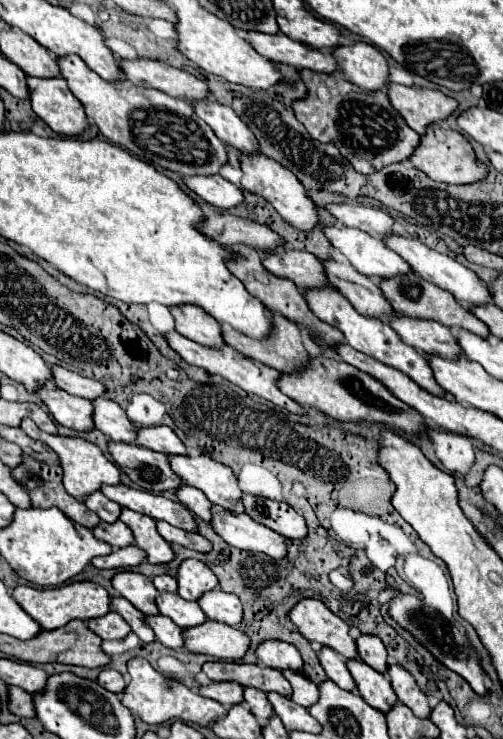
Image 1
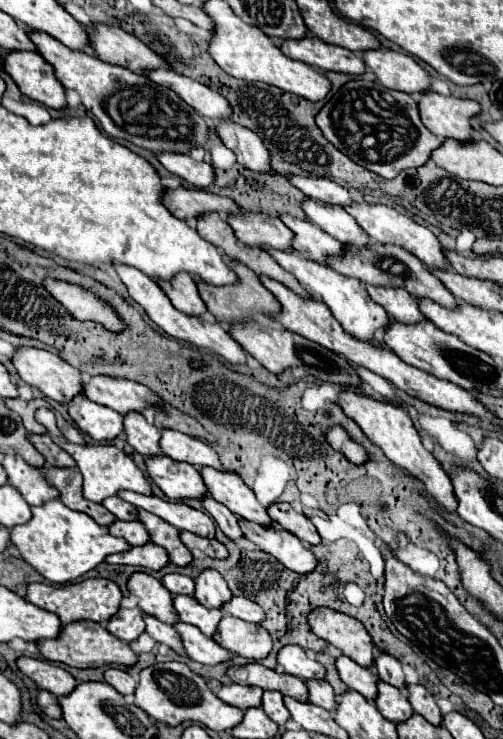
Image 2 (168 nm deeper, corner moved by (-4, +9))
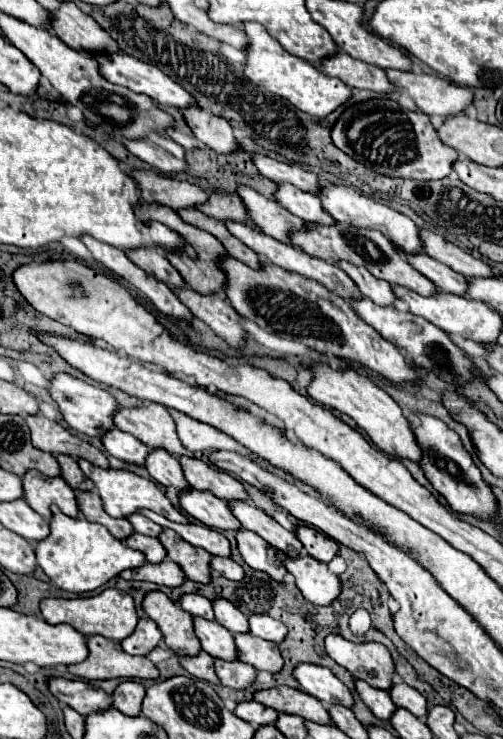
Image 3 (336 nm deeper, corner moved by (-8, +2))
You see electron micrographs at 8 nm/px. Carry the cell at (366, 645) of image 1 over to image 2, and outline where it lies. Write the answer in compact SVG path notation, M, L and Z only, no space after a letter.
M381 653L381 655L375 659L375 669L377 669L379 679L381 679L383 683L389 683L389 685L393 685L393 687L397 687L397 689L405 689L405 687L407 687L407 683L405 683L405 673L403 673L403 665L401 665L395 657L391 657L391 655L387 655L387 653Z

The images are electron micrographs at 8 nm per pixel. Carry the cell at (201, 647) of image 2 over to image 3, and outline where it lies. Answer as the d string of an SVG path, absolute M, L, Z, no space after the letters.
M215 658L215 674L219 676L221 684L229 688L245 688L255 680L255 668L241 660L227 662L221 658Z

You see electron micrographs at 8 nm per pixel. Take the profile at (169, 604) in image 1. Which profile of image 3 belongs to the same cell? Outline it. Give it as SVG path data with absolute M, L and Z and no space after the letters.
M193 618L195 634L201 642L201 648L209 652L213 658L223 658L223 660L235 660L237 658L237 648L233 642L233 634L225 630L215 620L205 620L205 618Z

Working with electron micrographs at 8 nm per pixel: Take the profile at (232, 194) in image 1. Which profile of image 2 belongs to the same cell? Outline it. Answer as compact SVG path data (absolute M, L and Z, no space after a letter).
M157 153L157 159L167 171L189 181L193 187L207 189L213 183L213 167L205 161L197 163L181 153Z

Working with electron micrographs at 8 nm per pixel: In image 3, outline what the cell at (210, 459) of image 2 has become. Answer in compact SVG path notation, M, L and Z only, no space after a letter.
M181 456L179 458L181 462L181 468L183 468L183 474L187 478L187 482L193 486L193 488L199 488L199 490L209 490L213 492L217 498L223 498L223 500L249 500L245 488L241 486L239 480L235 480L233 476L229 476L227 472L223 470L217 470L213 466L209 466L207 462L195 458L195 456Z

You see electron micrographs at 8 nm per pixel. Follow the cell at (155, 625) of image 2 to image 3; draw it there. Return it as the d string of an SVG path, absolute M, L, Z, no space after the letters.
M201 650L197 656L179 656L179 664L195 678L201 678L201 680L207 680L211 684L219 684L217 682L217 676L215 676L215 670L213 670L213 658L209 654L205 654L205 650Z

